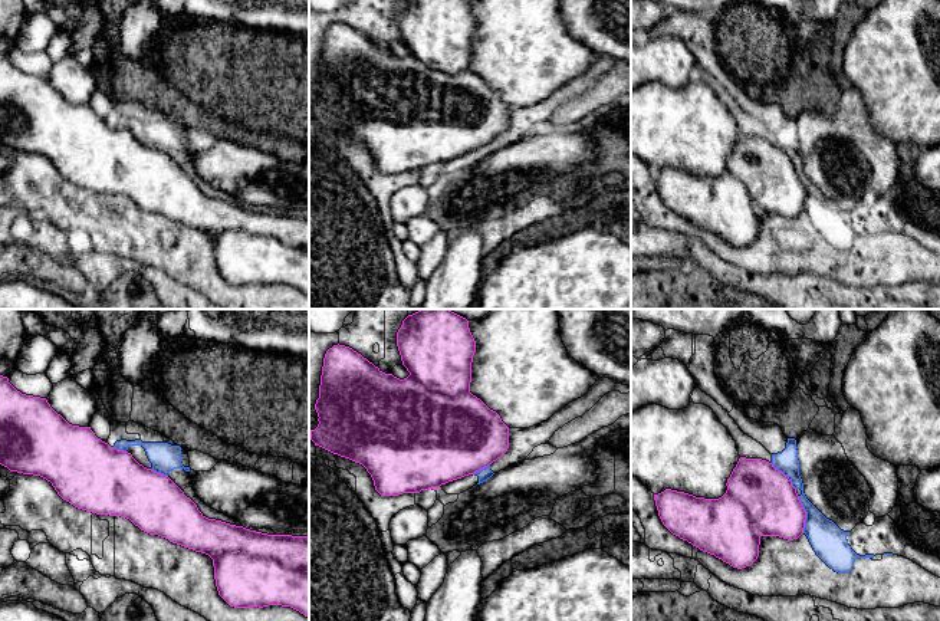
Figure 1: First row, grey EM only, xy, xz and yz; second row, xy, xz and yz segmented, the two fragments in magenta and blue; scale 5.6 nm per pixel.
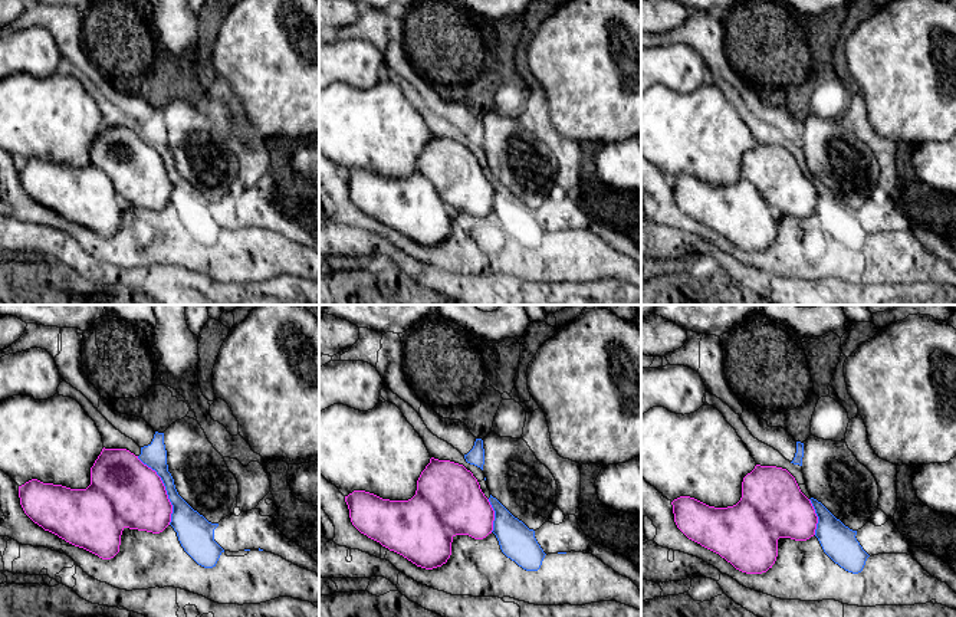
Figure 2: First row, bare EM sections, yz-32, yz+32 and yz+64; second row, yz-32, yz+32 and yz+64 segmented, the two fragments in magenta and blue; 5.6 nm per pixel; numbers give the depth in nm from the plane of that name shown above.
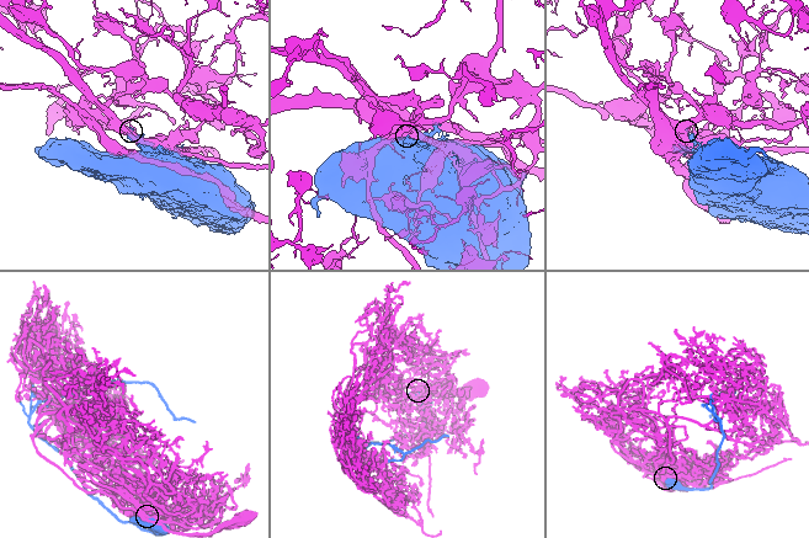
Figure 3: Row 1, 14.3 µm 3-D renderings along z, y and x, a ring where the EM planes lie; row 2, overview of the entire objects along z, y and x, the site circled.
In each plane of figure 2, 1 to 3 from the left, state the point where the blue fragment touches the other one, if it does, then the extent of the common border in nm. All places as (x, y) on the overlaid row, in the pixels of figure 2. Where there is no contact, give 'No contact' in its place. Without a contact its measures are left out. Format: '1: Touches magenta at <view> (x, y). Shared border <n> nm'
1: Touches magenta at yz-32 (164, 489). Shared border 420 nm
2: Touches magenta at yz+32 (493, 515). Shared border 190 nm
3: Touches magenta at yz+64 (817, 517). Shared border 200 nm

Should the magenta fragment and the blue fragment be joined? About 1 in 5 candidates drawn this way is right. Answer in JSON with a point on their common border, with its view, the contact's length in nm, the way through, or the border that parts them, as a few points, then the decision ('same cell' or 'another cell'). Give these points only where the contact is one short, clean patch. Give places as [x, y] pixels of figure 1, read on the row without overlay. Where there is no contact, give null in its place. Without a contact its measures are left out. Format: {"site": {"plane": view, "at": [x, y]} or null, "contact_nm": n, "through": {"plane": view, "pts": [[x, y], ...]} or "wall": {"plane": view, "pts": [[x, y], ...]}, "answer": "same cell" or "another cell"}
{"site": {"plane": "yz", "at": [805, 193]}, "contact_nm": 220, "answer": "another cell"}

